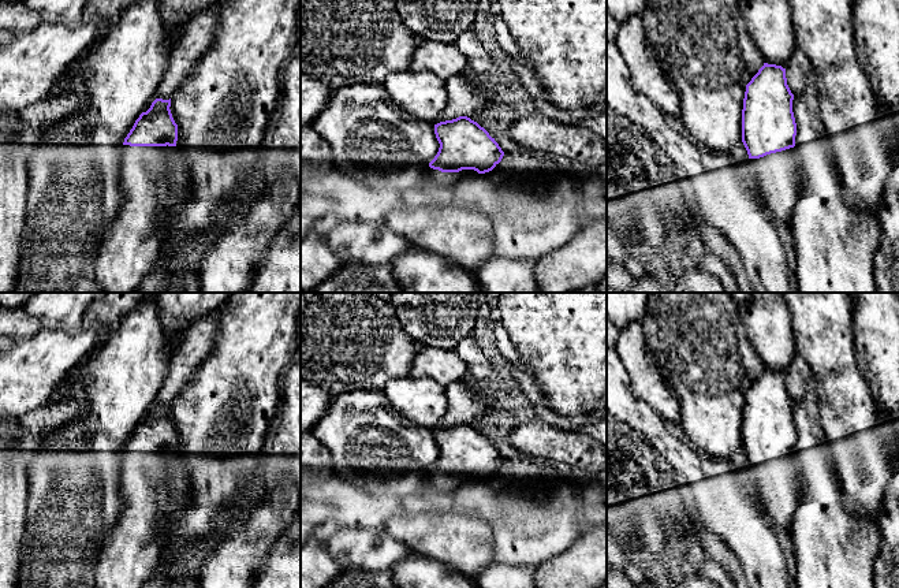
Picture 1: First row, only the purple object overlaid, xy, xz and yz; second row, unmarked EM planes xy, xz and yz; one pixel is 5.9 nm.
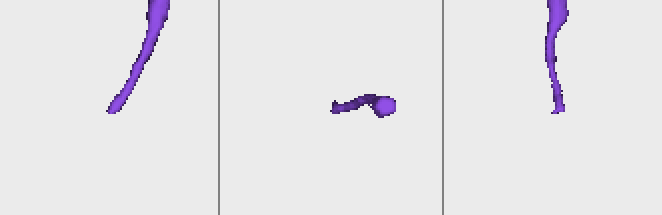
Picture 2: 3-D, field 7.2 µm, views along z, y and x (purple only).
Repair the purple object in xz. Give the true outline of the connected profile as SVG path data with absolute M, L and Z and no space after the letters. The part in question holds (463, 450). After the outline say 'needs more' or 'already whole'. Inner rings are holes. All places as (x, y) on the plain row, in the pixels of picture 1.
M459 423L434 431L440 450L429 469L429 492L439 499L448 499L467 483L492 477L503 465L499 450L477 428Z; needs more

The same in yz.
M764 369L746 391L742 449L756 479L756 490L771 525L791 533L803 495L795 453L797 429L786 375Z; needs more

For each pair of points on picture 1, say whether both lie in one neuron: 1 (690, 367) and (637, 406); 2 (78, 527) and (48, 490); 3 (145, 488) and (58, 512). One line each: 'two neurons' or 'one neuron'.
1: two neurons
2: one neuron
3: two neurons

